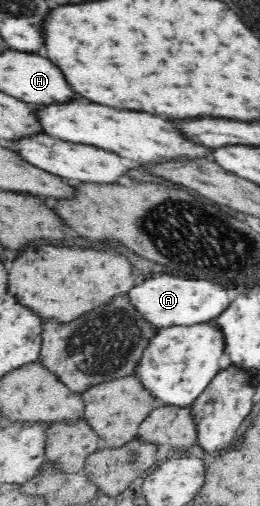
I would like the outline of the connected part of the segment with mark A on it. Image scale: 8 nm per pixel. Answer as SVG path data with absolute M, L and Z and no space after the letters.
M157 275L153 279L147 279L141 285L135 285L129 291L129 301L135 307L135 311L147 319L151 327L173 327L173 325L197 325L197 323L209 323L215 317L219 317L229 307L227 291L223 291L219 285L199 279L179 279L171 275Z

